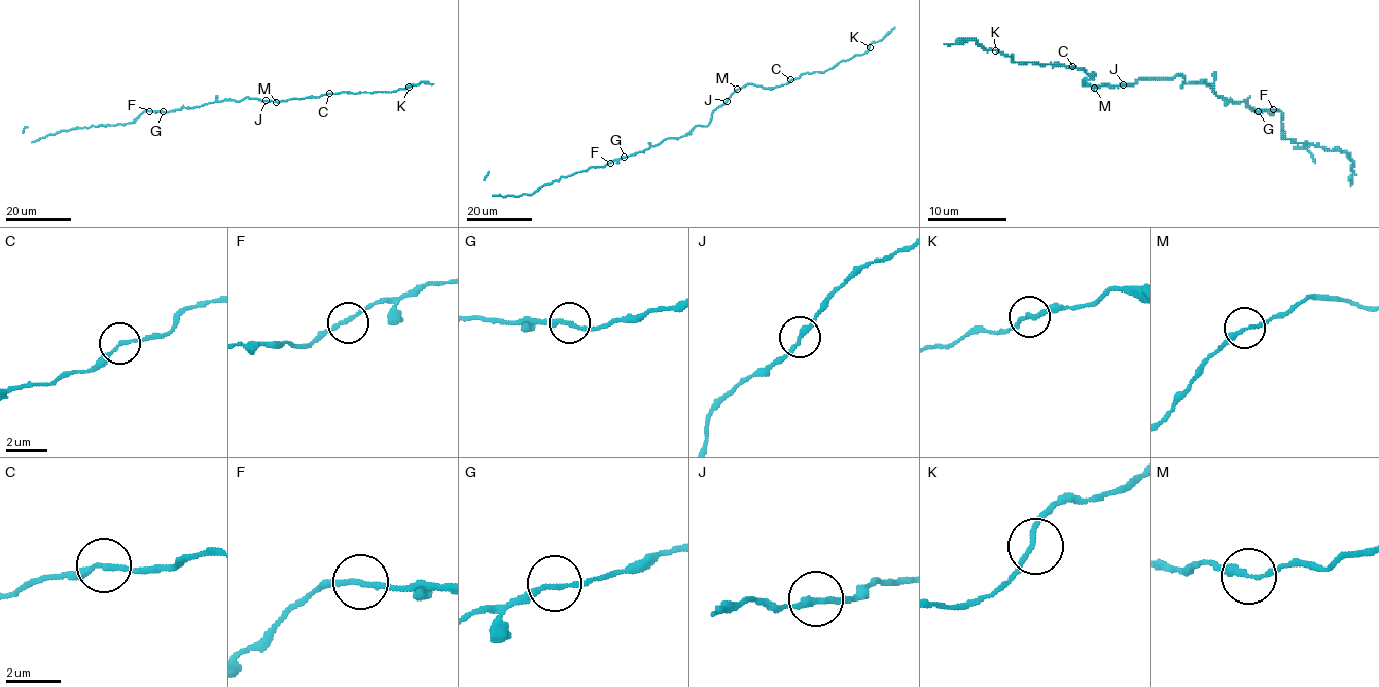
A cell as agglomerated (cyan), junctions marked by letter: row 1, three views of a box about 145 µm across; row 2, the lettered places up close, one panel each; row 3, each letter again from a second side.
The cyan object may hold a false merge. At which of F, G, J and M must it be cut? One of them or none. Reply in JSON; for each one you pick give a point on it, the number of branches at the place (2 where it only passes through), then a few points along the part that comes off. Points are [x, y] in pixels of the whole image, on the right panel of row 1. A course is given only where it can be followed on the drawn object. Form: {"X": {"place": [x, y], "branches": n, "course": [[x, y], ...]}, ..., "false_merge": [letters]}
{"false_merge": []}

